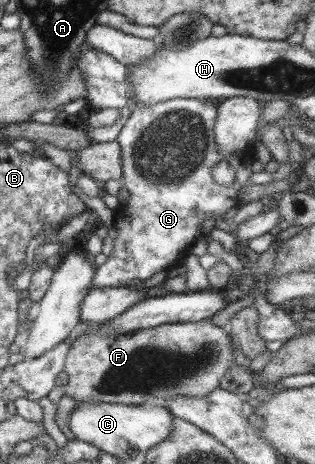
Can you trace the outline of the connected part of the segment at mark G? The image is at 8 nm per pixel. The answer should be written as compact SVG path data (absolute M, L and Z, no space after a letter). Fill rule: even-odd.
M172 98L170 100L162 102L151 103L150 106L146 104L135 104L132 106L132 112L125 120L124 125L122 125L122 130L116 135L116 142L120 146L120 160L122 160L122 176L120 181L124 184L123 188L128 192L128 199L125 200L124 205L118 206L114 210L114 226L117 235L113 240L113 249L112 252L106 257L106 261L101 265L94 268L92 276L92 287L94 288L118 288L118 287L128 287L130 285L130 279L144 280L149 279L154 276L157 272L169 271L172 272L172 269L178 265L178 261L188 254L190 246L197 240L196 232L198 232L198 226L202 222L203 218L196 215L196 210L199 210L204 214L204 219L207 218L207 215L212 217L222 216L227 209L235 207L235 196L238 194L238 191L243 186L246 186L248 177L252 175L251 164L255 156L252 153L251 149L236 151L228 156L224 156L224 161L227 161L228 166L234 170L234 181L232 185L224 187L218 185L214 181L214 177L210 175L210 170L212 166L220 161L220 156L218 152L215 151L215 142L214 142L214 121L216 118L216 106L214 106L210 101L201 101L196 98Z

